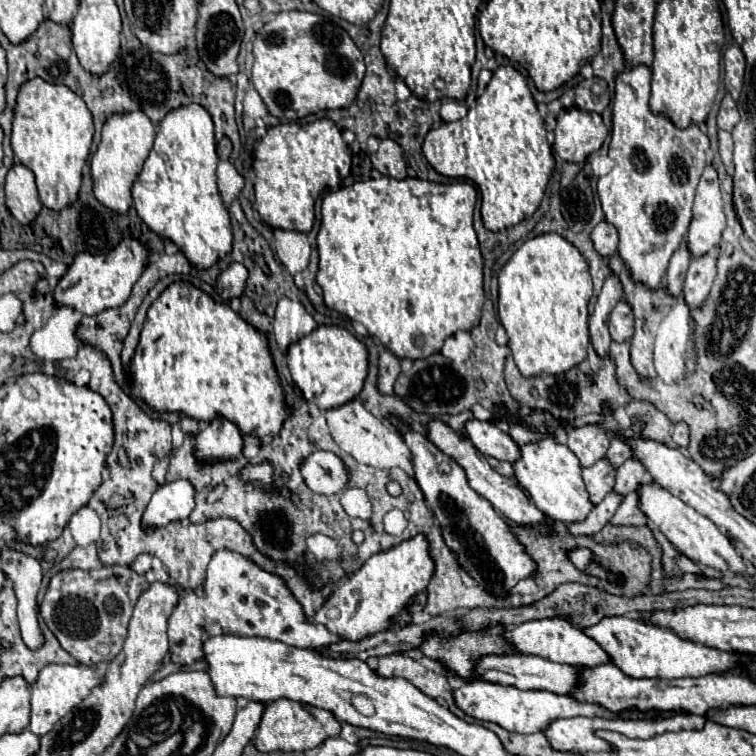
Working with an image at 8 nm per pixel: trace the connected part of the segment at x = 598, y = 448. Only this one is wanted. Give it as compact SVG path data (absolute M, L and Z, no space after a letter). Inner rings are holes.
M606 408L602 422L580 426L580 428L570 428L566 446L578 456L580 466L586 468L606 456L610 438L614 436L616 430L618 430L618 424L612 418L612 412Z

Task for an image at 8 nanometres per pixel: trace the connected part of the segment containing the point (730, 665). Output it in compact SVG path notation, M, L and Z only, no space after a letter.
M626 616L604 618L596 626L584 628L584 632L594 638L612 658L612 662L632 678L684 678L684 676L706 676L706 674L722 674L728 670L736 670L744 664L744 656L736 652L724 652L716 648L708 648L690 640L678 638L672 630L662 630L652 624L644 624L640 620L632 620Z

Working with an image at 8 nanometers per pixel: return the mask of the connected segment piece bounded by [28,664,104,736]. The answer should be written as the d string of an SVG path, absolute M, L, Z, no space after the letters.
M48 664L40 670L36 682L32 684L32 718L30 730L38 736L48 734L60 718L64 718L72 708L76 708L96 686L104 684L104 676L94 666L68 666L68 664Z

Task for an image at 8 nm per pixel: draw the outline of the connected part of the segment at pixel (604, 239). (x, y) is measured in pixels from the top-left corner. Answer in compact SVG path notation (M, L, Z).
M600 222L592 234L590 234L592 242L594 242L594 248L596 252L602 256L602 258L610 258L614 252L616 252L616 246L618 246L618 234L616 234L616 228L608 222Z

